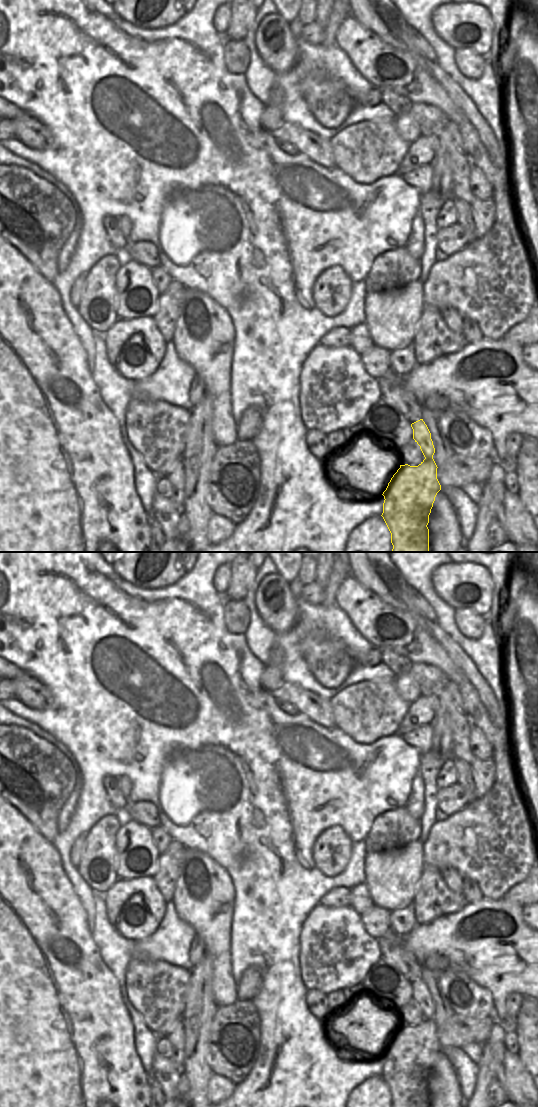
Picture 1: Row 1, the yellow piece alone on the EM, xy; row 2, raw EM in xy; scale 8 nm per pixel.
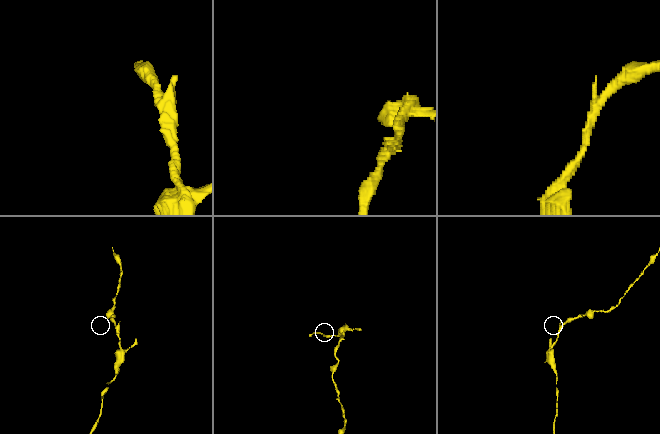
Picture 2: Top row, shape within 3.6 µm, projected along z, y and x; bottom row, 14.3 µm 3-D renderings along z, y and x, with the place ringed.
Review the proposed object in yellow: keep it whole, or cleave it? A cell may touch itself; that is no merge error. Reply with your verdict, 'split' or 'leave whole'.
split

